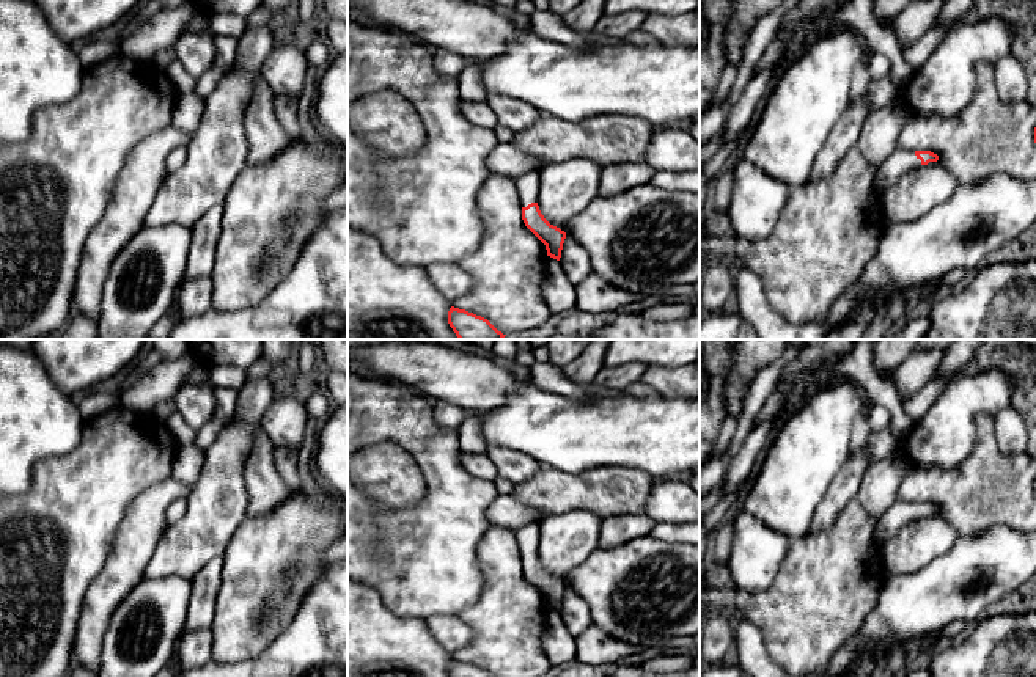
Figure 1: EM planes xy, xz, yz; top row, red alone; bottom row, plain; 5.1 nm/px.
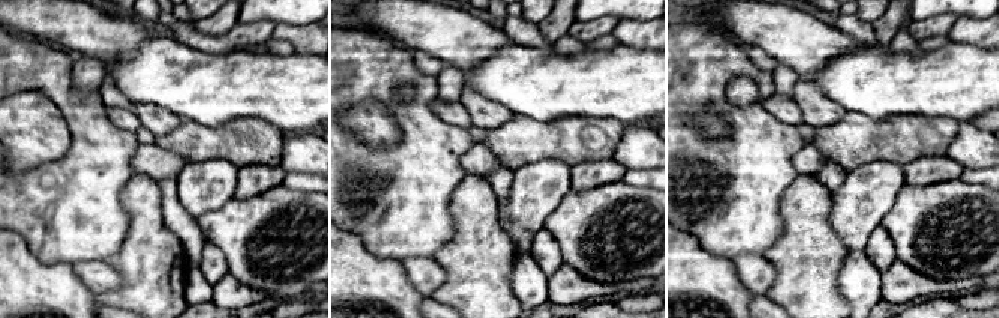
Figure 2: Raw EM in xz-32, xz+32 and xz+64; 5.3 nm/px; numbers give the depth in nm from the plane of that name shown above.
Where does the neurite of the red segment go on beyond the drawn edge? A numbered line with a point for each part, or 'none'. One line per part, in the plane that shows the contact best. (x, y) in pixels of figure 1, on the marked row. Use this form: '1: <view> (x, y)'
1: xz (527, 184)

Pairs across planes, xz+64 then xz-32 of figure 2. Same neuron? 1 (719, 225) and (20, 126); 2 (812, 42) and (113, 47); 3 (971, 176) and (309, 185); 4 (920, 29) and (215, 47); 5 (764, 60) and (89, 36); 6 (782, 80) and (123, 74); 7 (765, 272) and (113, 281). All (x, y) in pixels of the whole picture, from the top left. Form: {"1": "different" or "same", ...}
{"1": "different", "2": "same", "3": "same", "4": "same", "5": "different", "6": "different", "7": "same"}

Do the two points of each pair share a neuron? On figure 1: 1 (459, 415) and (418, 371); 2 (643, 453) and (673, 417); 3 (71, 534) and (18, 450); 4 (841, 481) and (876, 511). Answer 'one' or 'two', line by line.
1: two
2: one
3: two
4: two

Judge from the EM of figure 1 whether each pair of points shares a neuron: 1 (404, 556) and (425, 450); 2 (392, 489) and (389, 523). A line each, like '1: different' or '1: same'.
1: same
2: different

